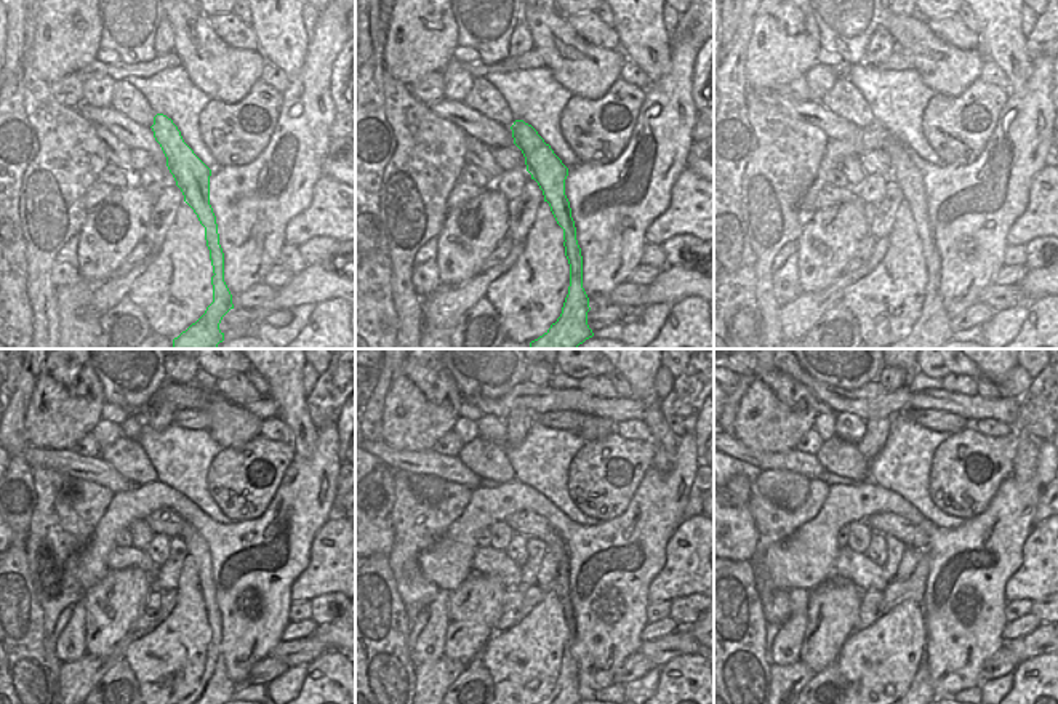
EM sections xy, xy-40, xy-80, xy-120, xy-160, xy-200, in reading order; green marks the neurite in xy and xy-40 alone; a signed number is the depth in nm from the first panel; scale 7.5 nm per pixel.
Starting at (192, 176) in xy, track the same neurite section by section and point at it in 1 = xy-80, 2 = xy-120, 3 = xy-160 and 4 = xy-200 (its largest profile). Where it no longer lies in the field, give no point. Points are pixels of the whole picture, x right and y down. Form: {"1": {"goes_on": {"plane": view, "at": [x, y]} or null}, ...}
{"1": {"goes_on": {"plane": "xy-80", "at": [909, 180]}}, "2": {"goes_on": {"plane": "xy-120", "at": [215, 674]}}, "3": {"goes_on": {"plane": "xy-160", "at": [561, 584]}}, "4": {"goes_on": {"plane": "xy-200", "at": [922, 672]}}}

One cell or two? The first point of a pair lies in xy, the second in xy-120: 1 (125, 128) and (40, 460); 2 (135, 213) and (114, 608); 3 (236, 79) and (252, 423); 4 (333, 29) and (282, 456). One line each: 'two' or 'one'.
1: one
2: one
3: one
4: two

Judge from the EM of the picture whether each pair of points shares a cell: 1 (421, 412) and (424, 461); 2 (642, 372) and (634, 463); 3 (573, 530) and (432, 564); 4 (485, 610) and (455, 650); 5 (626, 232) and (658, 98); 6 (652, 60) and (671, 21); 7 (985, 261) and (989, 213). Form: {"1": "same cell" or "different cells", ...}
{"1": "different cells", "2": "different cells", "3": "same cell", "4": "same cell", "5": "same cell", "6": "different cells", "7": "same cell"}

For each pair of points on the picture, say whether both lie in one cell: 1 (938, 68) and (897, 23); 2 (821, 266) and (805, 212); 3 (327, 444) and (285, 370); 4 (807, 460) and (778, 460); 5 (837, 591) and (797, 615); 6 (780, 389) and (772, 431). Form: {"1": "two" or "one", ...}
{"1": "one", "2": "two", "3": "two", "4": "one", "5": "two", "6": "one"}

